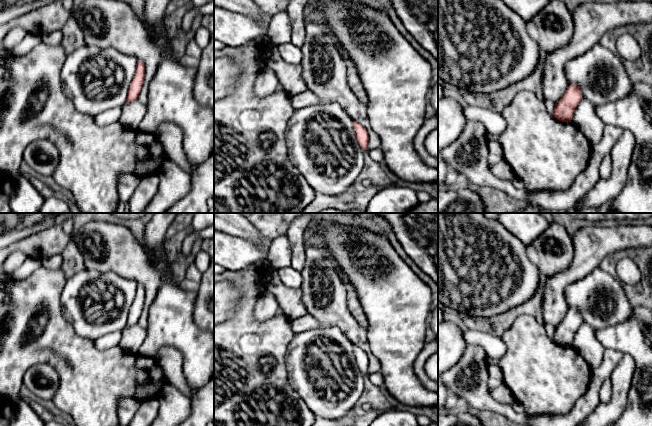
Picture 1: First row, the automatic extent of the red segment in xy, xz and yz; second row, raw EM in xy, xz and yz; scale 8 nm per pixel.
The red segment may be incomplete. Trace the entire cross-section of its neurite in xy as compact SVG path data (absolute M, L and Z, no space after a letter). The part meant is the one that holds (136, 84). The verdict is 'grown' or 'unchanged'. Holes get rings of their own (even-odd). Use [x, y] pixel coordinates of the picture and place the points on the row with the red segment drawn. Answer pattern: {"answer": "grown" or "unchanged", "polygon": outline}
{"answer": "unchanged", "polygon": "M138 61L136 64L136 71L134 73L134 77L130 83L126 103L138 99L144 82L144 75L145 75L145 65L142 61Z"}

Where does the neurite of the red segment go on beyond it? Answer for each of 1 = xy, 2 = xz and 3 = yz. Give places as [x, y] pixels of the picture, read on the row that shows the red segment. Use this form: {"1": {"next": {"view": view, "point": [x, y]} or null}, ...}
{"1": {"next": null}, "2": {"next": null}, "3": {"next": null}}

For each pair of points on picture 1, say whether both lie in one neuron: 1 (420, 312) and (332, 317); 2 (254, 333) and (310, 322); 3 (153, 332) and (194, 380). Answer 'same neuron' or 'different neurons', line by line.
1: different neurons
2: different neurons
3: same neuron

